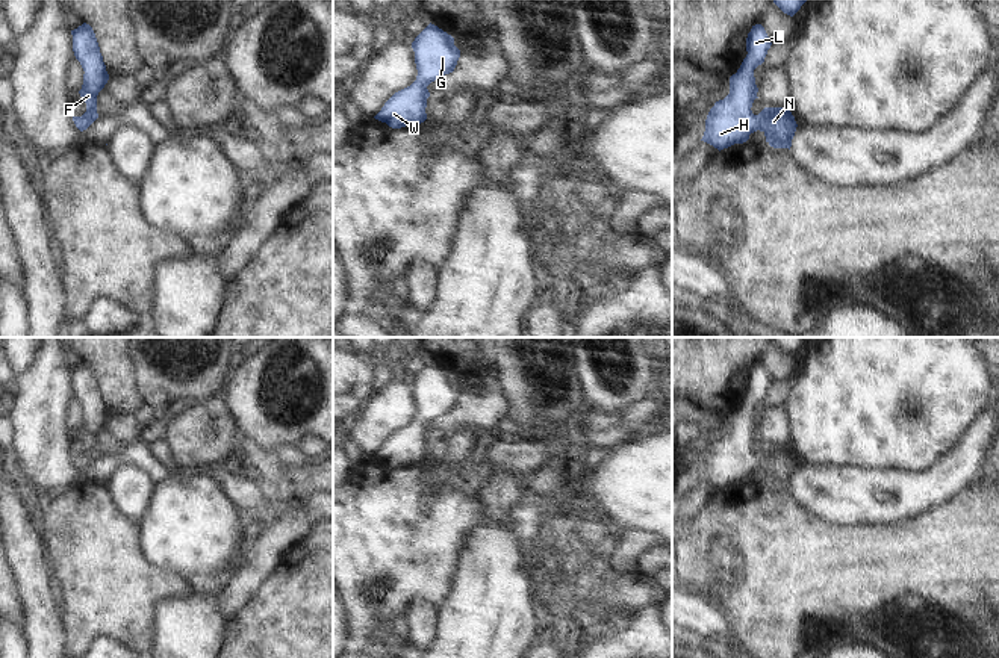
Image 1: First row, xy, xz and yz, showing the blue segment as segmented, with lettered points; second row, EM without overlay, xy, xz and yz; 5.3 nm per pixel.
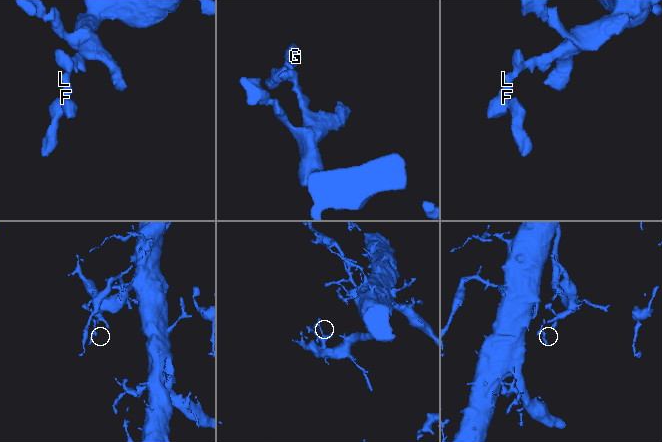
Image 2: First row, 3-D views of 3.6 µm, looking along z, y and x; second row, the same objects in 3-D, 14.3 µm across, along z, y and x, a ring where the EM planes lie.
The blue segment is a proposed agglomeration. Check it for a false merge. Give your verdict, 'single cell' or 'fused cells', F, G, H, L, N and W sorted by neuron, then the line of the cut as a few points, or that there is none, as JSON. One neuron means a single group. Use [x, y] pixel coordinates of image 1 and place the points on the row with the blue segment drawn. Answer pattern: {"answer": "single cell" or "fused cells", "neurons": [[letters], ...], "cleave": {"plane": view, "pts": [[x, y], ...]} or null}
{"answer": "single cell", "neurons": [["F", "G", "H", "L", "N", "W"]], "cleave": null}

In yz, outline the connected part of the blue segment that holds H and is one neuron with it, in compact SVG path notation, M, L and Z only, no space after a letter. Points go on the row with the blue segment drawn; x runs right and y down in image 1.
M752 26L746 38L748 54L737 73L730 77L730 94L710 109L701 141L720 151L746 142L751 133L760 130L770 147L790 150L798 127L790 109L764 107L758 115L751 110L758 98L754 70L764 62L770 45L764 27Z

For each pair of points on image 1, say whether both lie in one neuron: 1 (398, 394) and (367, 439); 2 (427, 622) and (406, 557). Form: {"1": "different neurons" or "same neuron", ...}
{"1": "same neuron", "2": "different neurons"}

